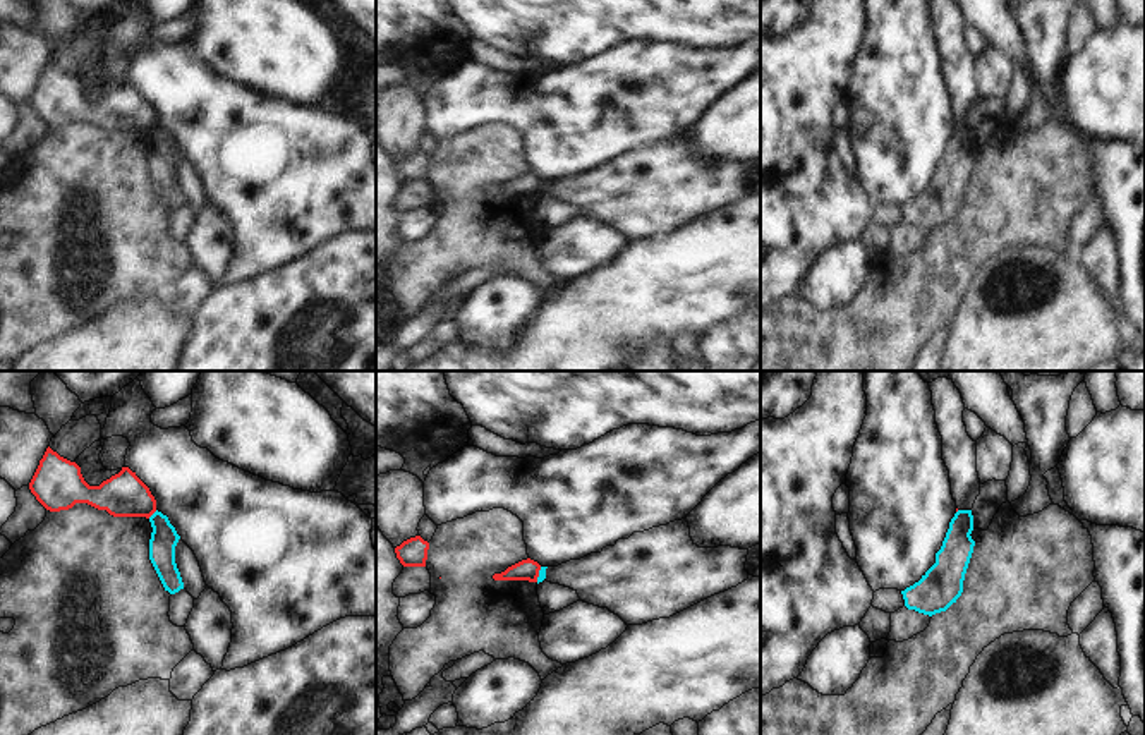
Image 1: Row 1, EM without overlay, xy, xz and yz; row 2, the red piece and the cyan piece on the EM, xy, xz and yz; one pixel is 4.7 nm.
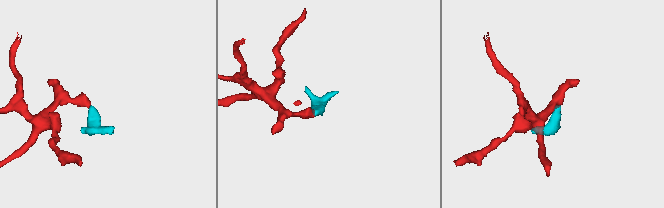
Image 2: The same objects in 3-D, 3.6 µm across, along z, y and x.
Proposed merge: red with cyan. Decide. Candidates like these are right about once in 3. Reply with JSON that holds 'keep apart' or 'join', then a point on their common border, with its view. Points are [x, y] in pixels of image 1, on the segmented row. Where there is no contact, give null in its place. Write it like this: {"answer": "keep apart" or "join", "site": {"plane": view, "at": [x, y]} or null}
{"answer": "keep apart", "site": {"plane": "xy", "at": [151, 514]}}

